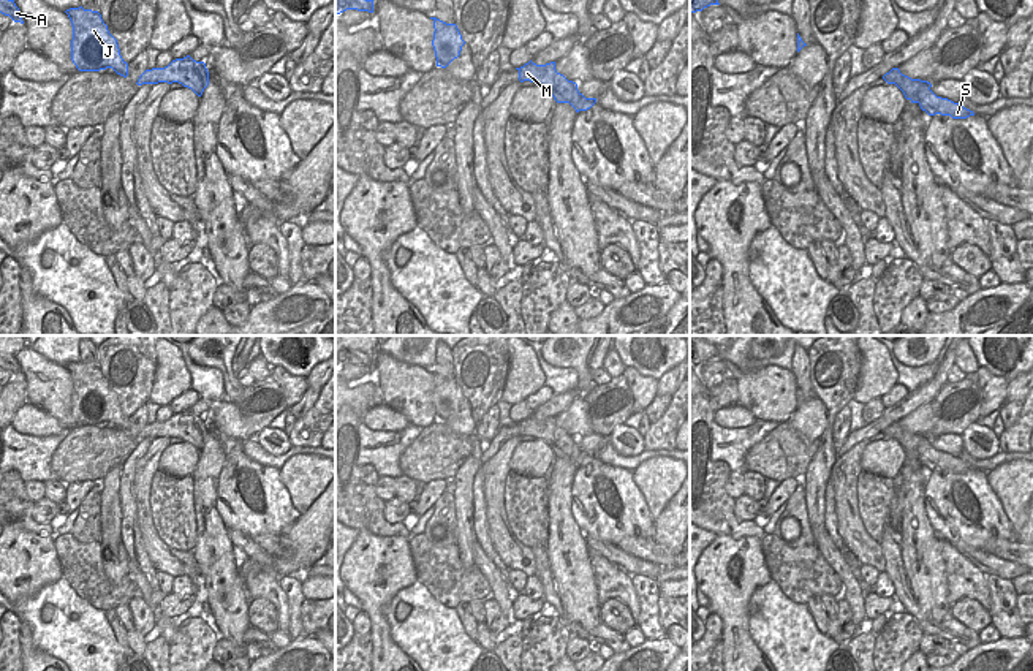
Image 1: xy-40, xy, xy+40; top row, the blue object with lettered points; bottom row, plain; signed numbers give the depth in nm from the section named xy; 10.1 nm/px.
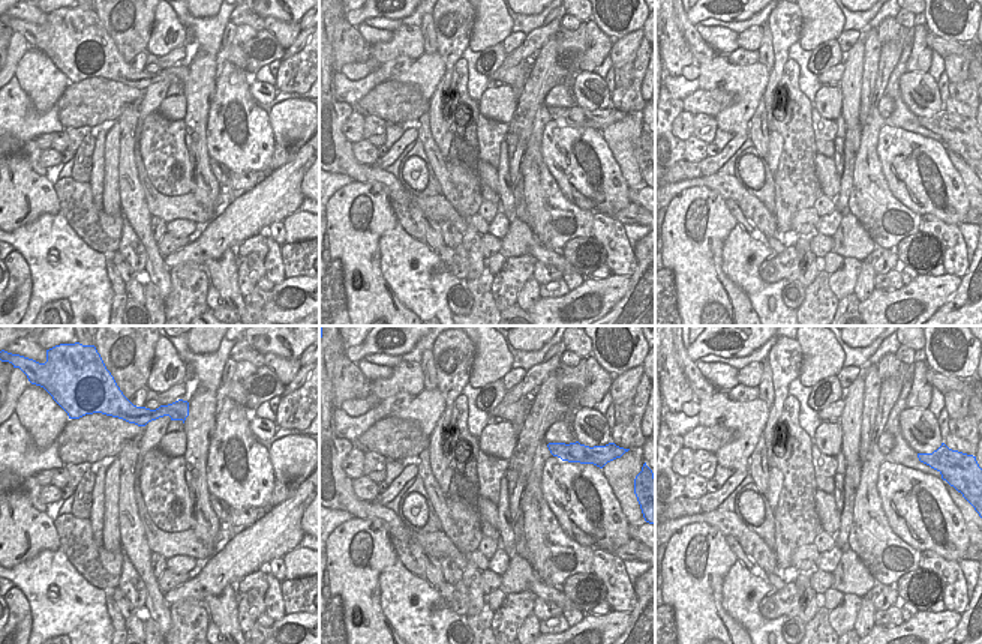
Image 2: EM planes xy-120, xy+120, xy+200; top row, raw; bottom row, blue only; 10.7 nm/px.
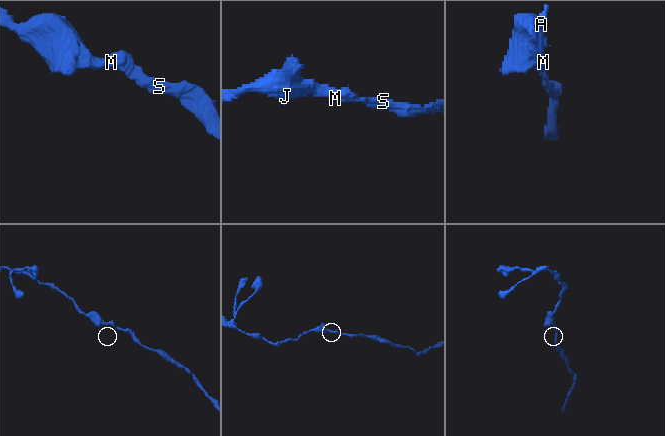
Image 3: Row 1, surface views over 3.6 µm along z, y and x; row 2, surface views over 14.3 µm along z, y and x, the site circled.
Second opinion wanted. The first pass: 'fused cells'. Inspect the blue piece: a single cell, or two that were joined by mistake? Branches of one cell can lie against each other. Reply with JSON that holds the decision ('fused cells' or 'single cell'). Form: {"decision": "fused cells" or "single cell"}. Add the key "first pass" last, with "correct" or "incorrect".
{"decision": "single cell", "first pass": "incorrect"}

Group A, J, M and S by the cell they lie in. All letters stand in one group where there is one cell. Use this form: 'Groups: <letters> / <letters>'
Groups: A J M S.

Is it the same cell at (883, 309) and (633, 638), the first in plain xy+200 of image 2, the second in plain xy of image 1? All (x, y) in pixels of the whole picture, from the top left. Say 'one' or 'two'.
two

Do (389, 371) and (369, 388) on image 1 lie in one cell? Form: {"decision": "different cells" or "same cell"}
{"decision": "different cells"}

